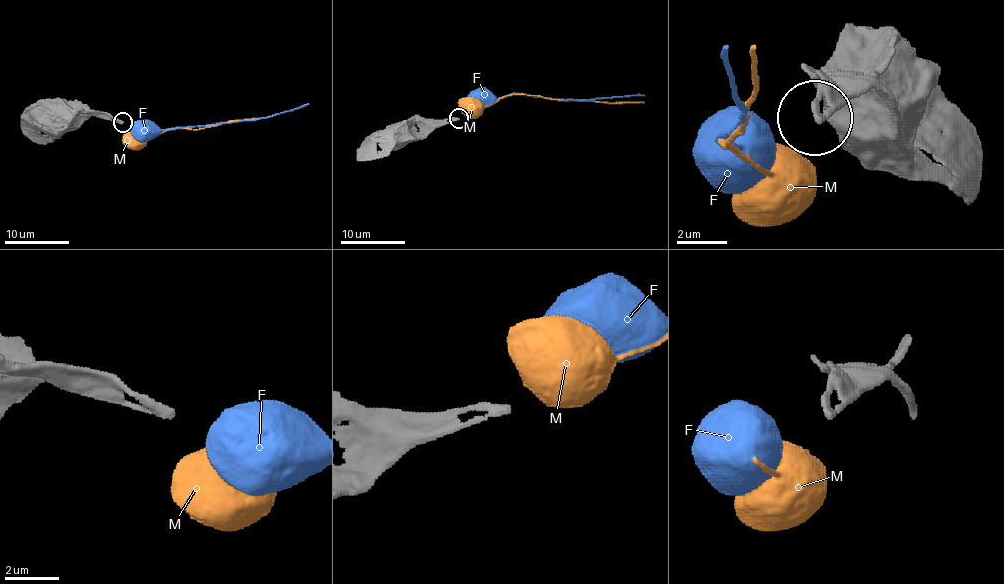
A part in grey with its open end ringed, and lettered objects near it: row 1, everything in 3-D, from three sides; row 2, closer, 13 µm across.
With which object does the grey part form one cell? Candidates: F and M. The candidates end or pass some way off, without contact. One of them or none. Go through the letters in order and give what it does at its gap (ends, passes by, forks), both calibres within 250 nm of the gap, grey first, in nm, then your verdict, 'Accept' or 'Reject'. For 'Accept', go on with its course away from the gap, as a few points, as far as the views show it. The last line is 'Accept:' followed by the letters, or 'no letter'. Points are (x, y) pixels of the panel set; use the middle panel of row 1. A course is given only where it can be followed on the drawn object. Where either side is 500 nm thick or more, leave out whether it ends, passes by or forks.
F: Thickness 320 nm (grey) against 1000 nm. Reject
M: Thickness 320 nm (grey) against 900 nm. Reject
Accept: no letter

